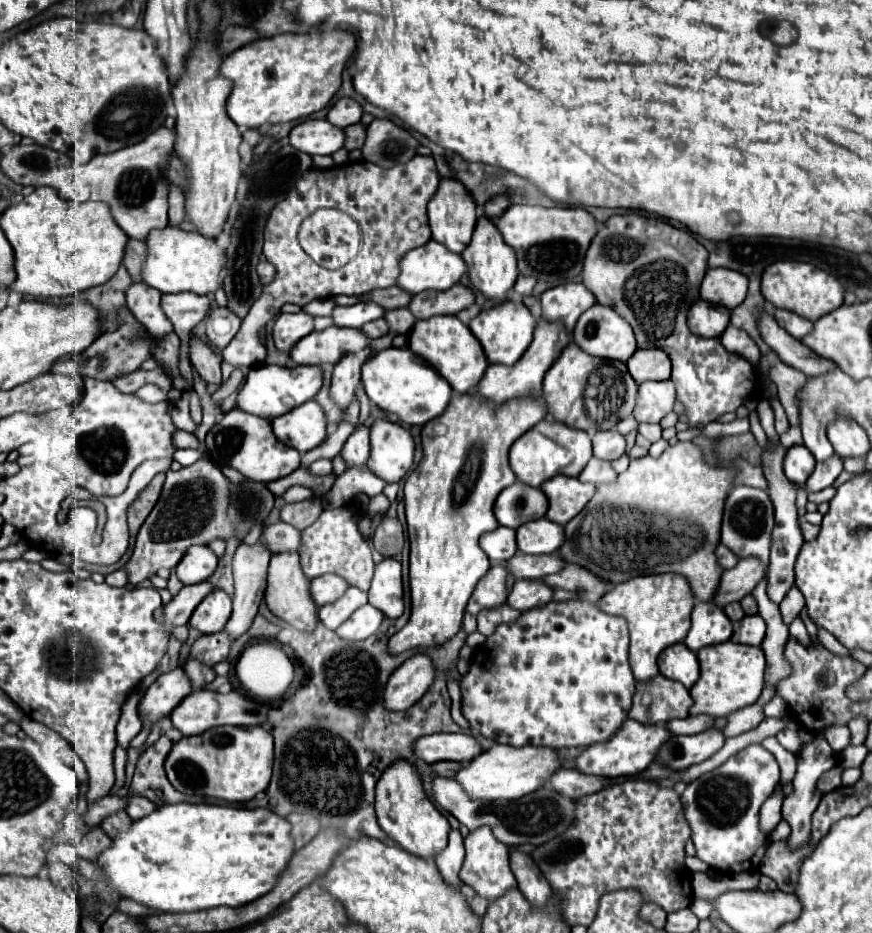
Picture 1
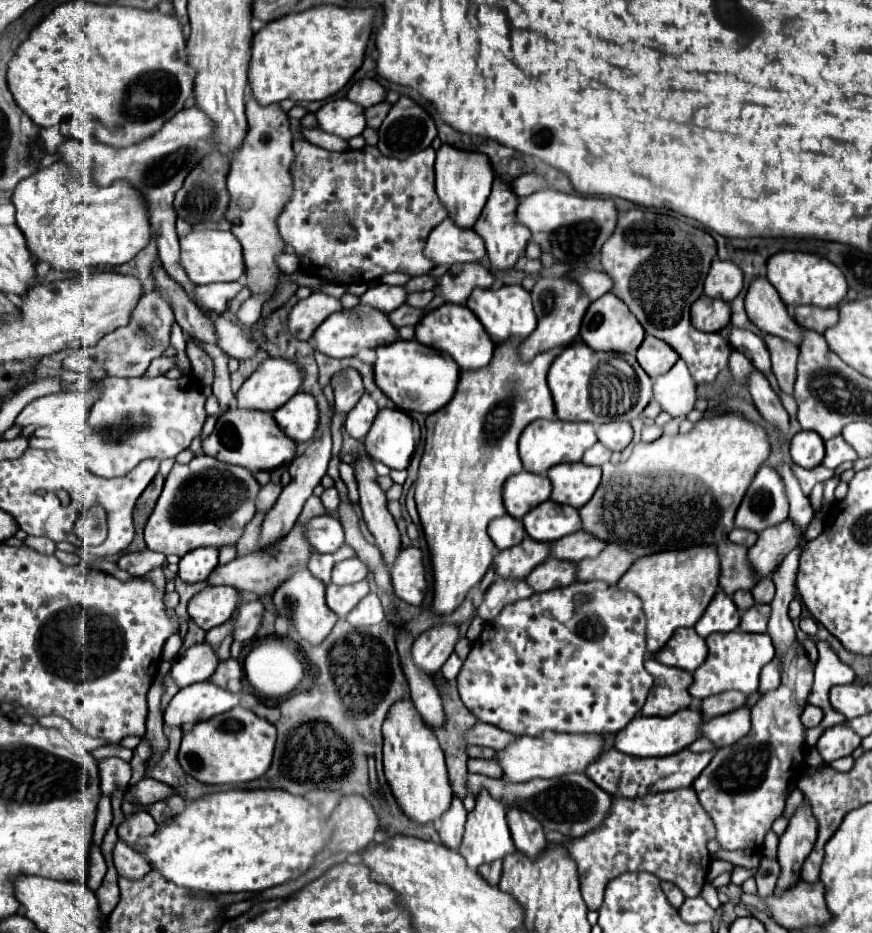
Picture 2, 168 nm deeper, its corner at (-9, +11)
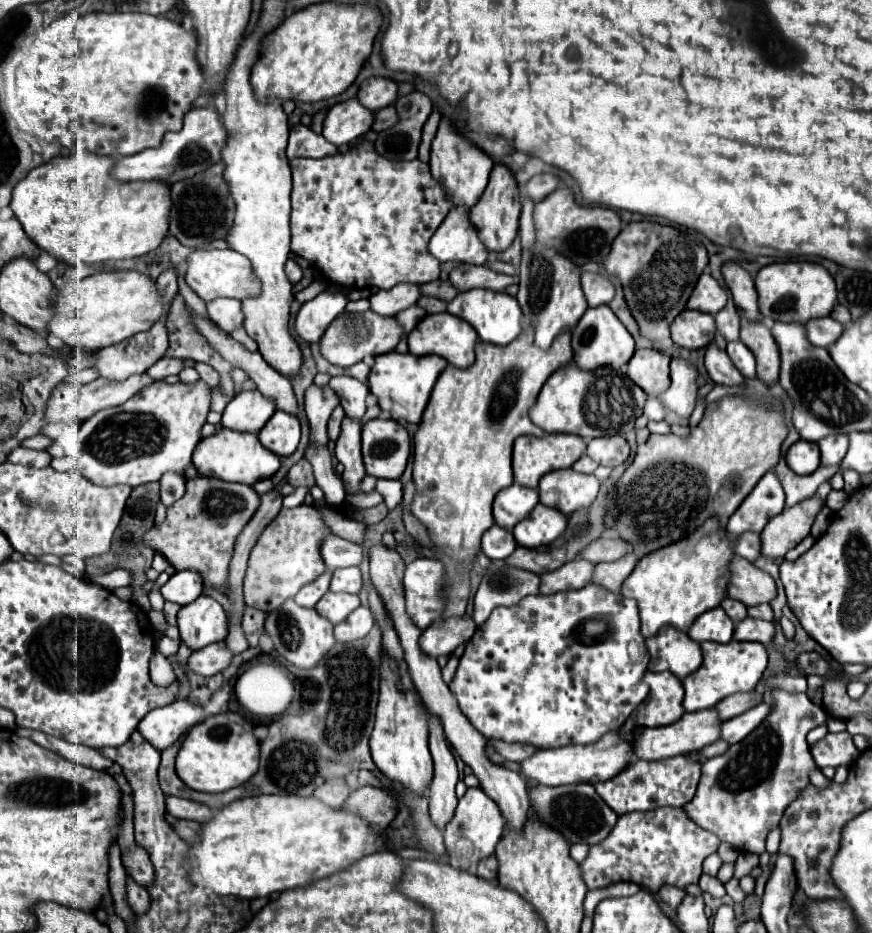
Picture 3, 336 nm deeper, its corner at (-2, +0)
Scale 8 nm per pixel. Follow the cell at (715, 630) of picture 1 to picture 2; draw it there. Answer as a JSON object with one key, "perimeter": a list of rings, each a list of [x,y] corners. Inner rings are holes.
{"perimeter":[[[719,590],[707,606],[705,614],[695,624],[695,630],[703,638],[707,638],[711,632],[731,632],[739,626],[739,618],[741,614],[735,602],[723,590]]]}

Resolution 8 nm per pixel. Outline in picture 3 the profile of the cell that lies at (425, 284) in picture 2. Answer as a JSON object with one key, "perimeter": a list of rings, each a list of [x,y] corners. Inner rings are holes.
{"perimeter":[[[430,281],[428,285],[420,285],[420,293],[442,299],[442,301],[450,301],[458,295],[456,289],[452,289],[450,281]]]}

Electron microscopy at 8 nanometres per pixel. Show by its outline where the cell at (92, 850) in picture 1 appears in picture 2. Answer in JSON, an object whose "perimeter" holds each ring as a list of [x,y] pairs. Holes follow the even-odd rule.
{"perimeter":[[[121,840],[115,844],[113,864],[115,864],[115,870],[119,876],[133,878],[133,880],[139,880],[141,876],[145,876],[151,870],[151,866],[147,866],[147,860]]]}

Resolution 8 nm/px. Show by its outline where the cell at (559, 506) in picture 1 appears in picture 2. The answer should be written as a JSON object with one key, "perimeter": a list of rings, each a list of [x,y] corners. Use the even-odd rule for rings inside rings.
{"perimeter":[[[583,462],[557,464],[547,472],[547,476],[551,478],[553,484],[551,492],[553,502],[581,508],[591,500],[591,496],[597,490],[601,482],[601,468],[587,466]]]}

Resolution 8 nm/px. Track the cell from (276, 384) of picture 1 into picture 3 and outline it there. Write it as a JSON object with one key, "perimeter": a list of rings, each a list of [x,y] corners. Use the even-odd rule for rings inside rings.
{"perimeter":[[[246,389],[226,405],[222,413],[222,427],[258,433],[274,411],[276,403],[270,397],[264,397],[258,389]]]}

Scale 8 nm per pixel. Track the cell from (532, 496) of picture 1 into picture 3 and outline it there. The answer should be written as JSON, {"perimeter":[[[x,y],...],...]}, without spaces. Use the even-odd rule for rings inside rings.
{"perimeter":[[[514,483],[508,489],[500,491],[494,499],[494,509],[492,511],[494,511],[496,525],[500,525],[504,529],[512,529],[536,505],[538,505],[538,491]]]}

